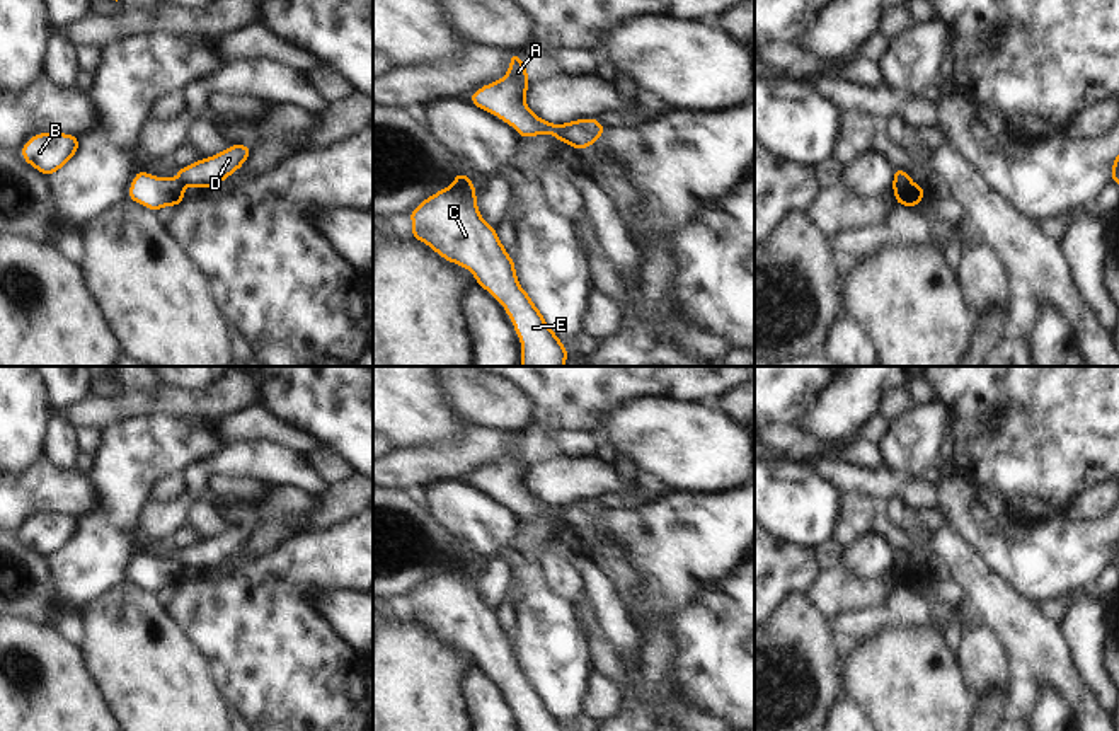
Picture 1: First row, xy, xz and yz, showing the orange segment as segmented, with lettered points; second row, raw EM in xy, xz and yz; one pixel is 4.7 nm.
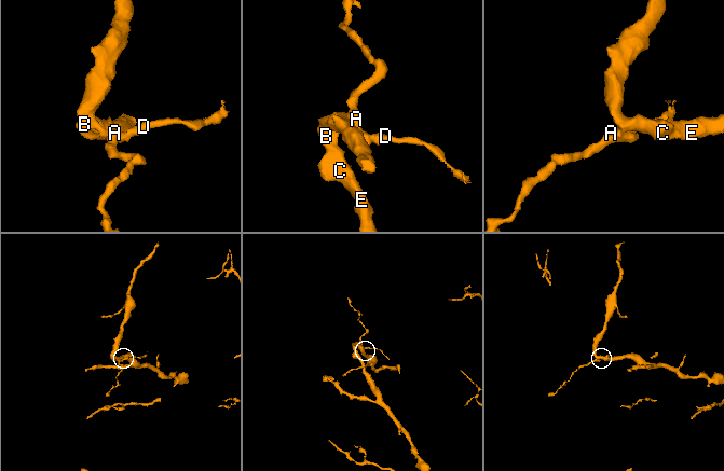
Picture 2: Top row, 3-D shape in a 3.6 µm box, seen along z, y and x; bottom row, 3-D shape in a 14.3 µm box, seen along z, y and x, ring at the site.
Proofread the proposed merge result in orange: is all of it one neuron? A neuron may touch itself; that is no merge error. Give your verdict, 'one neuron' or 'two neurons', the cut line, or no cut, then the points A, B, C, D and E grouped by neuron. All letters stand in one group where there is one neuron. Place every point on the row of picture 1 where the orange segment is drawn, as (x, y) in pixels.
two neurons; cut xz (561, 125), (559, 140); groups A B C E / D

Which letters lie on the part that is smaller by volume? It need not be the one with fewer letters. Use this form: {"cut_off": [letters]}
{"cut_off": ["D"]}

